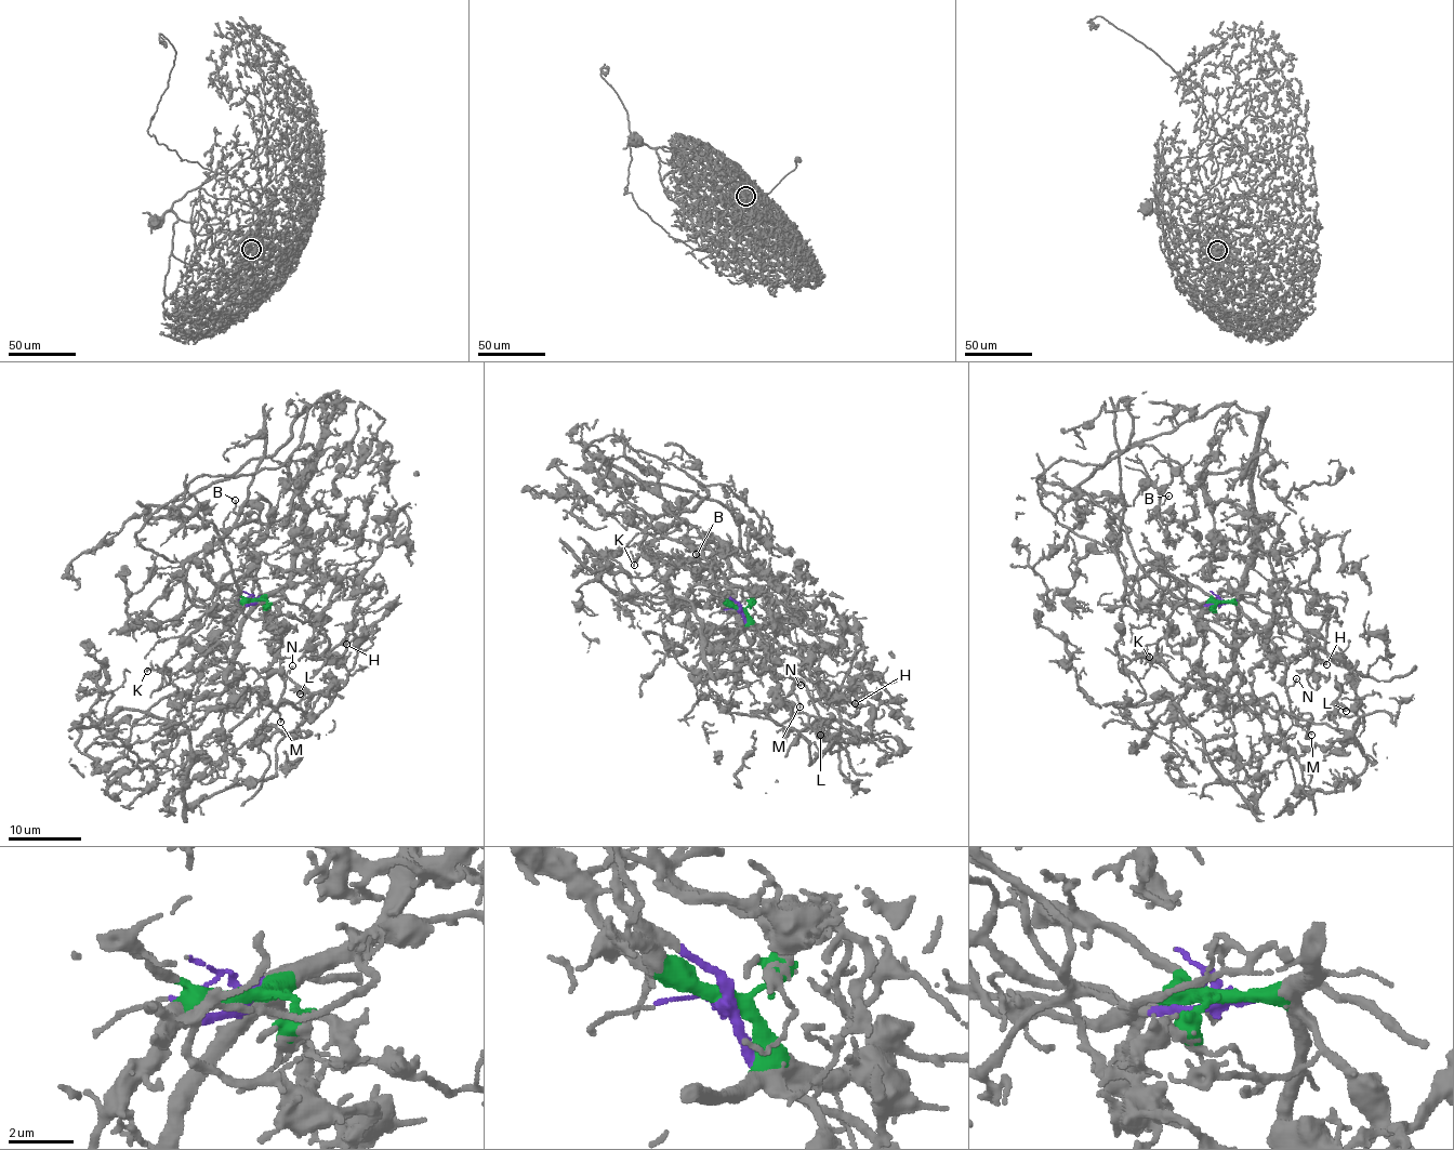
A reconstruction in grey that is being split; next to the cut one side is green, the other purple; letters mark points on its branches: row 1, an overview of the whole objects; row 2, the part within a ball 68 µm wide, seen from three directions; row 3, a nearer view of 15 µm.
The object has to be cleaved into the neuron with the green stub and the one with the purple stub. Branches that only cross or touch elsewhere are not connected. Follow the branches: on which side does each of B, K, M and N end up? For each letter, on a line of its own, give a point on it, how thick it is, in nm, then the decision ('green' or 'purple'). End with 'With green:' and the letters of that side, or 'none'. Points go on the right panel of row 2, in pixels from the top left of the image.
B: (1168, 496) | 130 nm | green
K: (1149, 657) | 150 nm | green
M: (1311, 735) | 150 nm | green
N: (1296, 678) | 130 nm | green
With green: B, K, M, N

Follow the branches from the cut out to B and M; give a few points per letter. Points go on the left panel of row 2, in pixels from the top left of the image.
B: (255, 599), (288, 576), (314, 460), (280, 519), (255, 523), (234, 511), (236, 501)
M: (255, 599), (260, 599), (269, 611), (267, 625), (274, 638), (272, 649), (280, 659), (279, 723)

